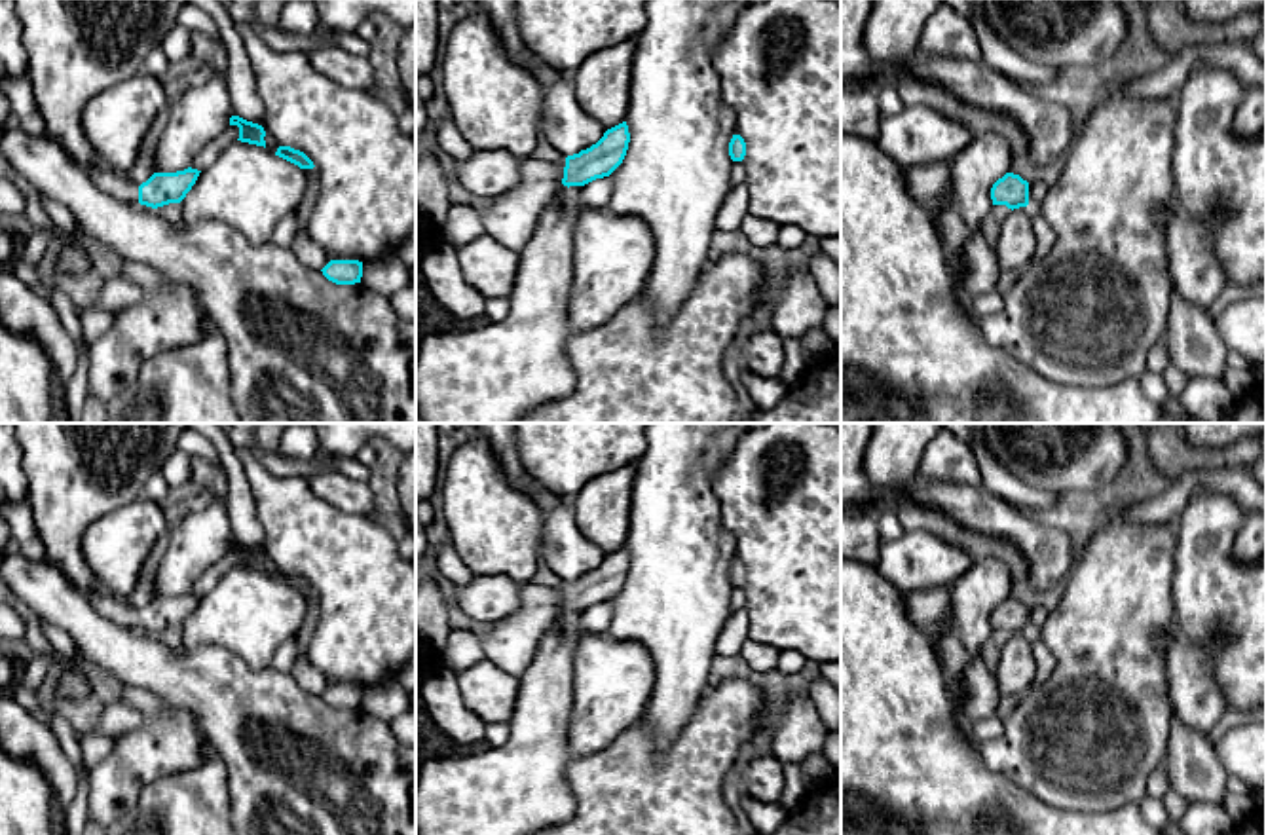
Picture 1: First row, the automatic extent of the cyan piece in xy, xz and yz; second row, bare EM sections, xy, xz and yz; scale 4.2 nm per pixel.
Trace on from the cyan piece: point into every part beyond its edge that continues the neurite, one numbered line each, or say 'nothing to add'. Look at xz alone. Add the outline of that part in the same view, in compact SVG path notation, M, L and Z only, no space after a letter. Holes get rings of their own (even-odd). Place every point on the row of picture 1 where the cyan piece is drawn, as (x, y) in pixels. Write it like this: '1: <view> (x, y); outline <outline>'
1: xz (511, 219); outline M524 159L520 182L480 211L484 233L520 252L531 239L547 205L562 194L562 178L564 169L558 163Z

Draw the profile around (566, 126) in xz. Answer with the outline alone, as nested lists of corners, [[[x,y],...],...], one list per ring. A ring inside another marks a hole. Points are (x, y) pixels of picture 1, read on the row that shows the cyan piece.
[[[569,76],[558,80],[545,91],[545,139],[566,158],[590,148],[604,137],[605,129],[590,118],[575,97]]]

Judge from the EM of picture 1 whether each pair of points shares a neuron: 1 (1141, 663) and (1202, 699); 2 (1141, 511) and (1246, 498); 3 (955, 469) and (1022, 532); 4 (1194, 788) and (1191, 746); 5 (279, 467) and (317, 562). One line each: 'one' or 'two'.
1: two
2: one
3: two
4: one
5: two

